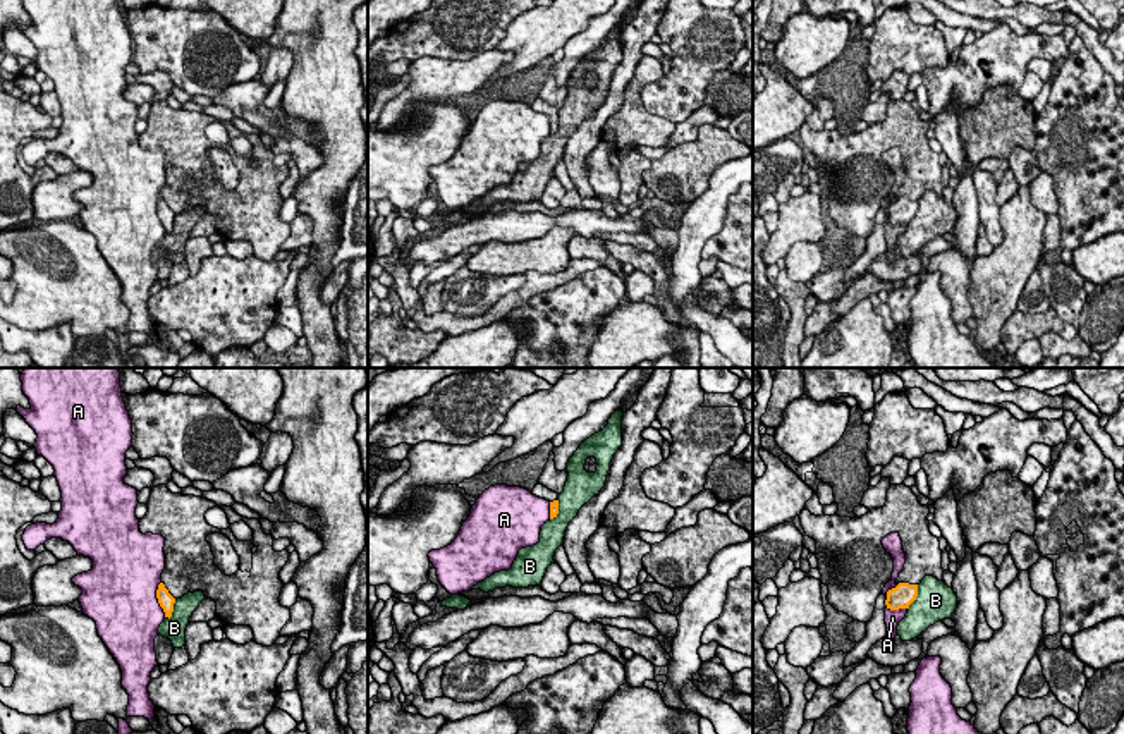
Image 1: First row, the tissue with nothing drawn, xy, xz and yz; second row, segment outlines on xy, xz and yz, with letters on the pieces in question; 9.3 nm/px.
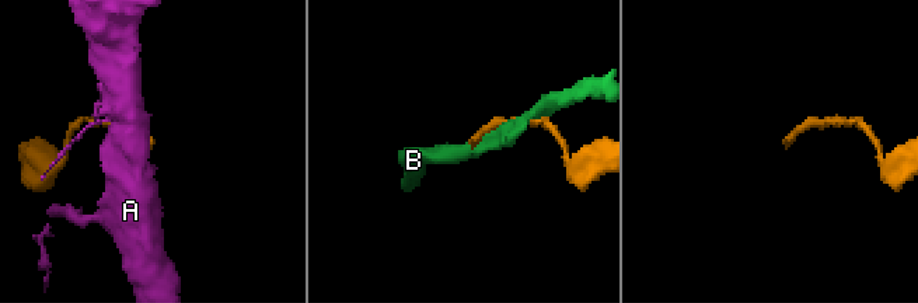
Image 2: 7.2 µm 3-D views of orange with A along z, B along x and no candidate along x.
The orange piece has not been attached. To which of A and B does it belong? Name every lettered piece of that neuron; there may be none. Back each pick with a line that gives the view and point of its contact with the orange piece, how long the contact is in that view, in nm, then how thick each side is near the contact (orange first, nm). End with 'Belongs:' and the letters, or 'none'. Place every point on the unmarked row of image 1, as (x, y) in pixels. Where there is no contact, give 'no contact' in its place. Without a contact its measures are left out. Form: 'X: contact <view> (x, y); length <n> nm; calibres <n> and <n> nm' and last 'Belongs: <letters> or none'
Belongs: none

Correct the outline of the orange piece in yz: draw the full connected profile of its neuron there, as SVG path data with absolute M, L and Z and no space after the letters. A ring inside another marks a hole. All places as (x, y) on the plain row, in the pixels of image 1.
M899 198L895 203L889 205L885 210L877 213L873 232L866 237L866 251L856 258L856 261L847 268L844 282L852 278L861 278L868 273L868 266L882 253L887 253L885 225L909 223L909 220L918 211L918 199Z

